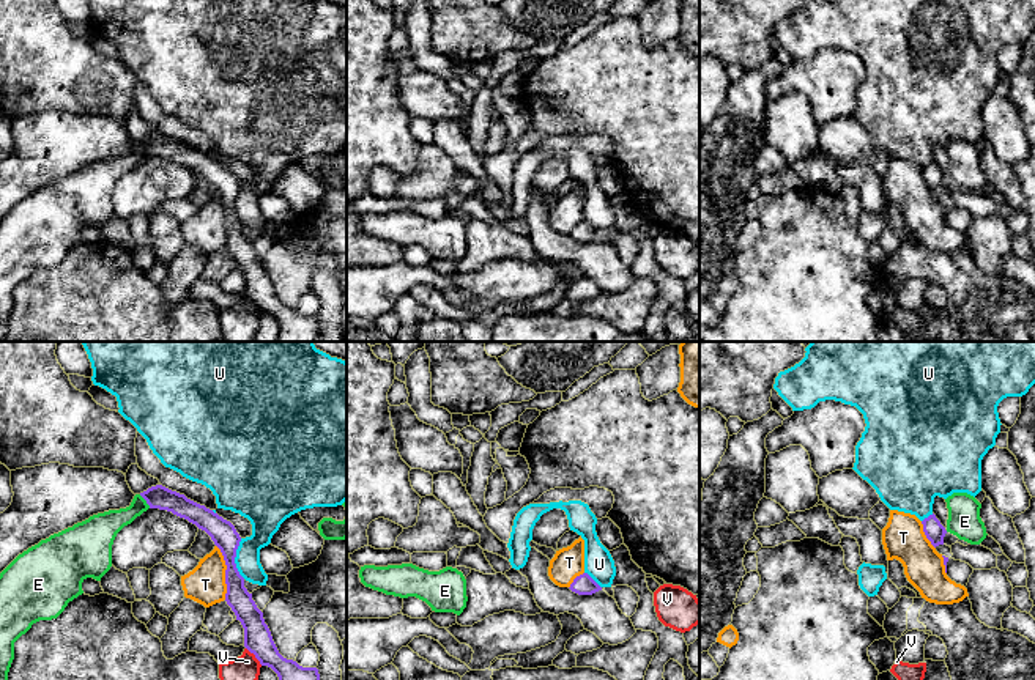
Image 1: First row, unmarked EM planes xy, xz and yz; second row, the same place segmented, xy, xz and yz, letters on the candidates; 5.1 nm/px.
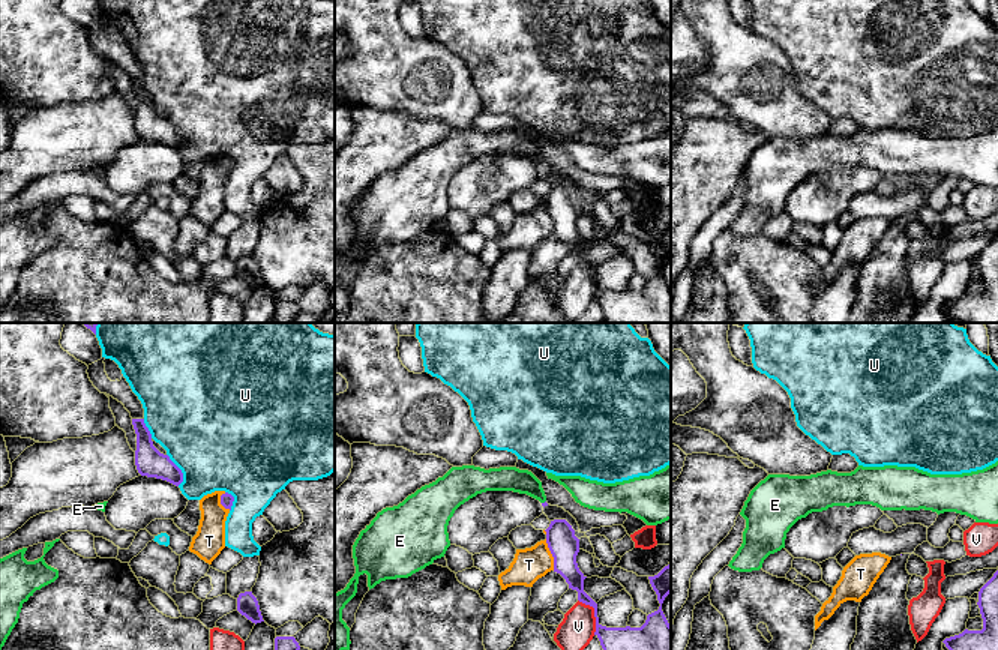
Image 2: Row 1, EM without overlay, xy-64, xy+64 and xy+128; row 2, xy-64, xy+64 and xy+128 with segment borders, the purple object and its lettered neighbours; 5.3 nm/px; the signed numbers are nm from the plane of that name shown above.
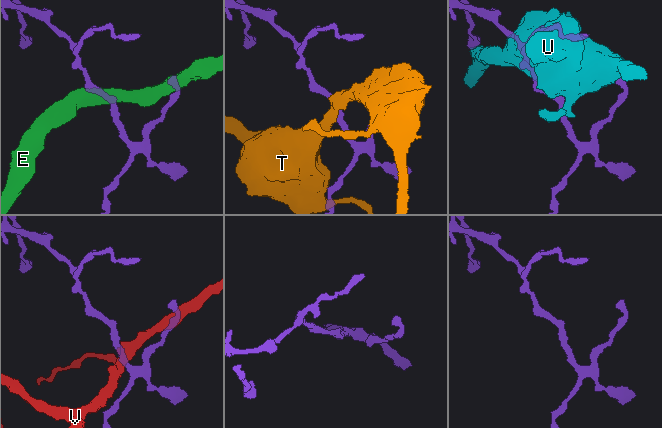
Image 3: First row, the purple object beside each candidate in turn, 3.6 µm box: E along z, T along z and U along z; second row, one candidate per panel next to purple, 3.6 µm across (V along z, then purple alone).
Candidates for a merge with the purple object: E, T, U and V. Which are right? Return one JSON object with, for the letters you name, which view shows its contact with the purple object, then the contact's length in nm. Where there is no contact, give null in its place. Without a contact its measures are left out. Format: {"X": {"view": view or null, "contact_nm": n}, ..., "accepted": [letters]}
{"accepted": []}

